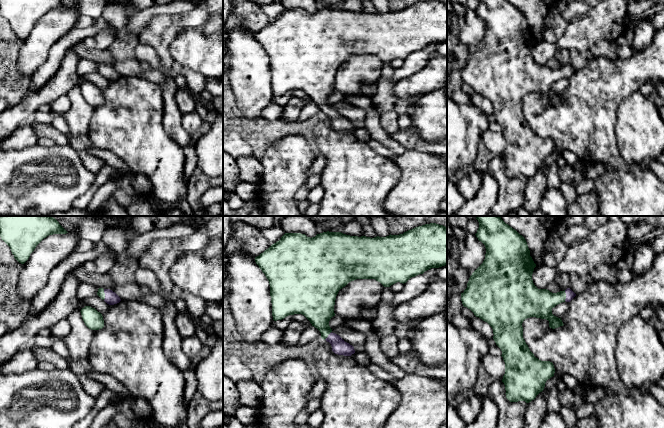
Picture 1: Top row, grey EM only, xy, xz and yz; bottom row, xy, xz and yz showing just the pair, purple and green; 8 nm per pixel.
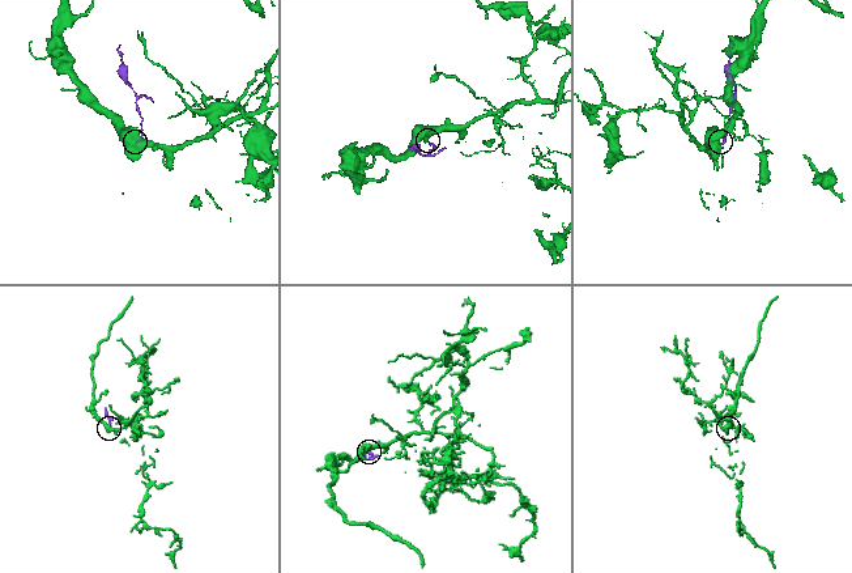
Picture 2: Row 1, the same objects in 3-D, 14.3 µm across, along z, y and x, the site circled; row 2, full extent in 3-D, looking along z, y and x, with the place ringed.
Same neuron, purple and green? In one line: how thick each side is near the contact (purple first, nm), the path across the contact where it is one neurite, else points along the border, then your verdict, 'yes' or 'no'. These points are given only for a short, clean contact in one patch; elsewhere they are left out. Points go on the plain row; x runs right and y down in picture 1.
calibres 110 and 60 nm; way xy (111, 74), (105, 70), (100, 69); yes

